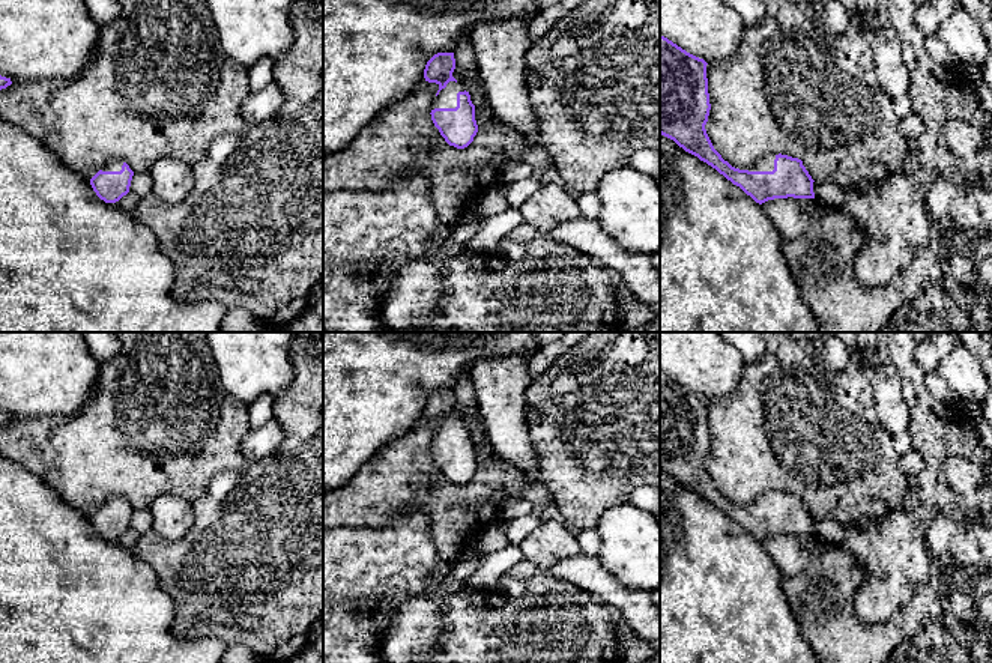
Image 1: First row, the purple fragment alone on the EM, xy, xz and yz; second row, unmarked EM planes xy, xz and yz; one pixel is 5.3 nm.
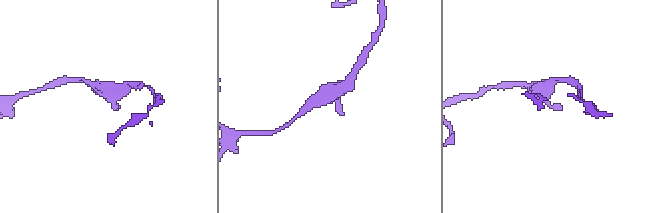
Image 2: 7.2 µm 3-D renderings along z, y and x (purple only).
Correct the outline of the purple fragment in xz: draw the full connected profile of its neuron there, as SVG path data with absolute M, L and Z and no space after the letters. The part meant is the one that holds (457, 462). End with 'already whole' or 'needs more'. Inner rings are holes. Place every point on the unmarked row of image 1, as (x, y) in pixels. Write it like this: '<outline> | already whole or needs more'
M437 389L427 398L424 415L425 418L436 419L439 422L436 434L431 439L430 450L434 463L449 483L464 486L473 478L473 474L478 469L478 462L475 457L475 442L470 437L470 431L466 424L452 413L454 406L454 389Z | needs more

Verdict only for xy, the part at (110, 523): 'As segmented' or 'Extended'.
Extended

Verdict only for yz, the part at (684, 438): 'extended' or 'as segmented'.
extended

